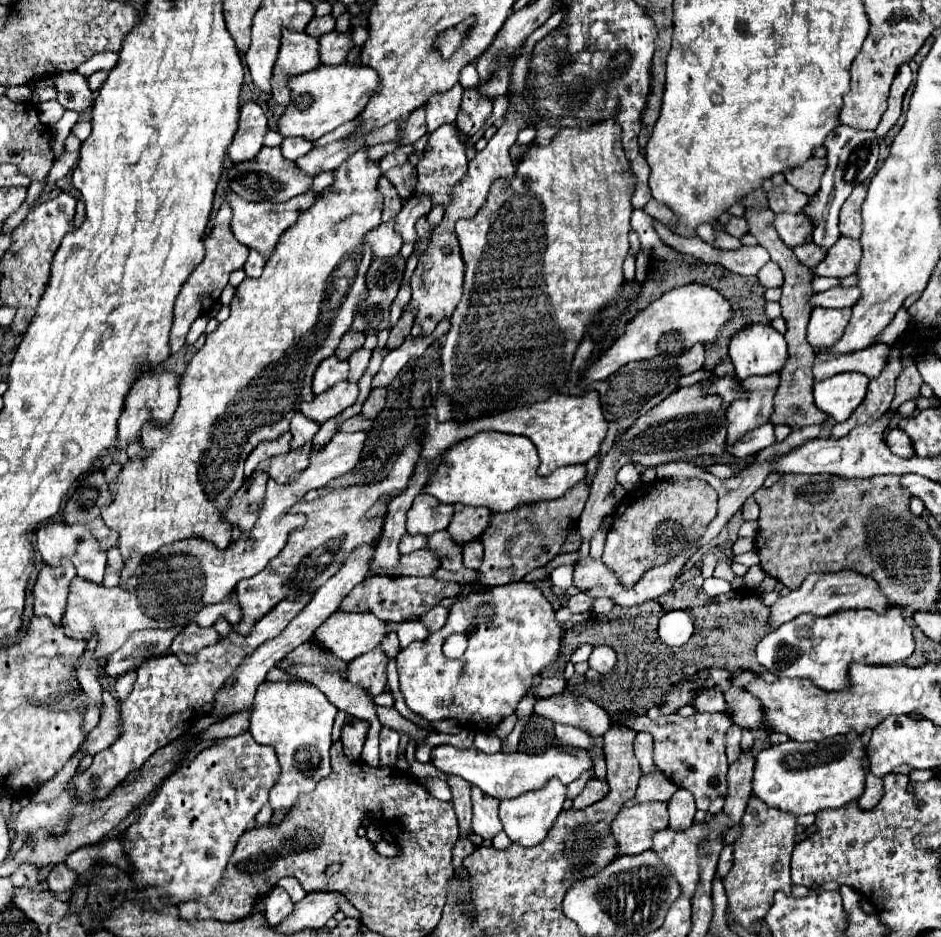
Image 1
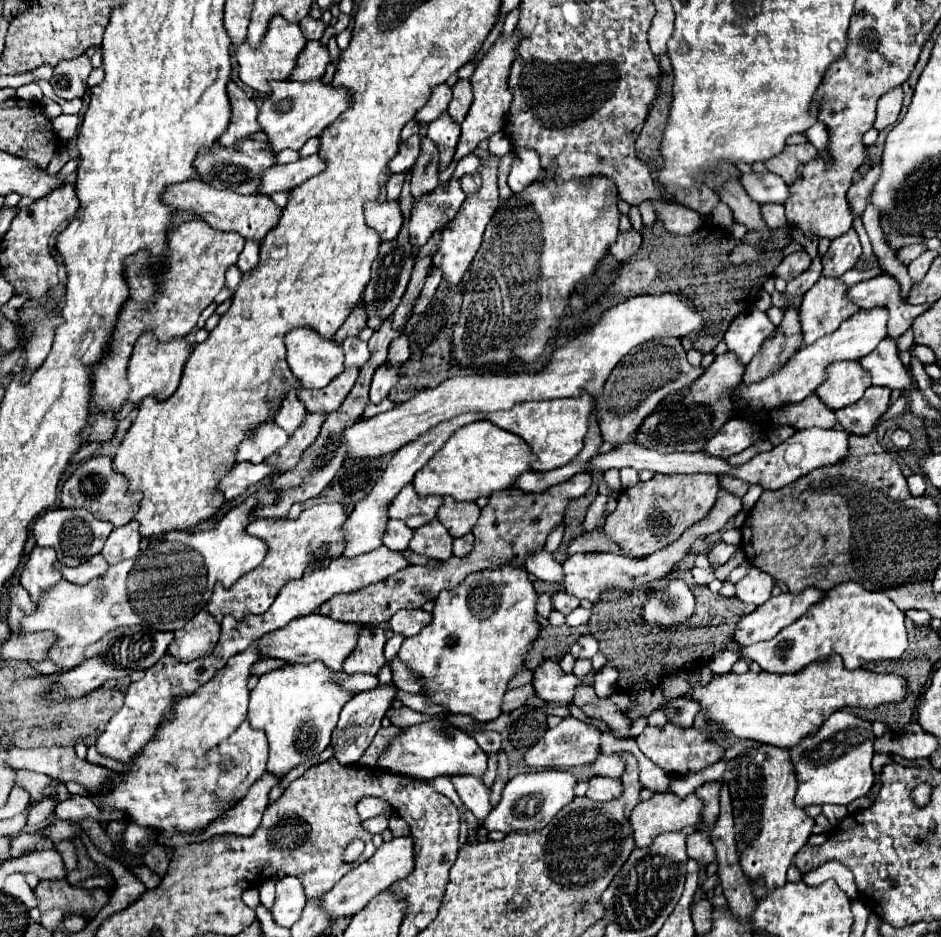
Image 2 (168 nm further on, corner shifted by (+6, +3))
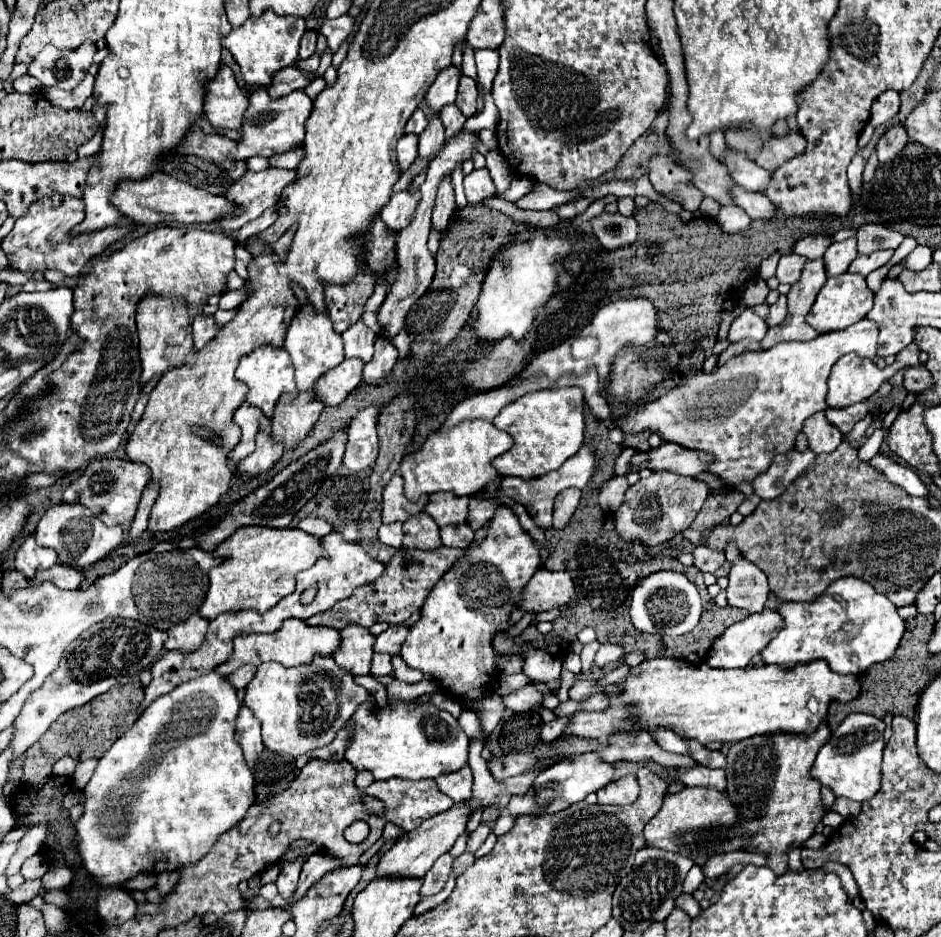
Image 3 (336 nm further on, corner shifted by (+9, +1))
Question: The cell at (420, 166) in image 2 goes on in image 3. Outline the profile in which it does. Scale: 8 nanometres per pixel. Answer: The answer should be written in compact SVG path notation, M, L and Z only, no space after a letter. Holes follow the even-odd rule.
M433 115L425 131L419 135L419 155L431 159L443 149L443 143L445 143L443 123L439 123L439 115Z

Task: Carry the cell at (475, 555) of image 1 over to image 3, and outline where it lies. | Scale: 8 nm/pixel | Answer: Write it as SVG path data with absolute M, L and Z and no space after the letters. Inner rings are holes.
M459 523L459 525L447 525L441 527L441 541L447 547L459 547L459 549L467 549L473 541L475 533L467 523Z

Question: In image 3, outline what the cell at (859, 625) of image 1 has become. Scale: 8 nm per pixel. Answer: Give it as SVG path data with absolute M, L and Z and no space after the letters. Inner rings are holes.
M843 577L827 587L819 599L809 603L781 603L777 605L783 617L779 635L761 651L765 663L783 669L823 659L835 673L863 673L873 663L889 659L903 637L905 623L897 615L897 607L875 593L869 583L855 577Z

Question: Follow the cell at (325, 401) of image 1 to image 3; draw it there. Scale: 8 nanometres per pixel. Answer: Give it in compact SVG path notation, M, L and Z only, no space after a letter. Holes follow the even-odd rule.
M345 359L339 367L333 367L315 383L317 399L325 405L339 405L345 397L359 387L363 381L363 361L361 359Z

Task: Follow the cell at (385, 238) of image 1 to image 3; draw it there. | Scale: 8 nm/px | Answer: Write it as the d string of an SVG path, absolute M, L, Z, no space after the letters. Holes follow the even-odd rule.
M411 189L393 193L389 203L381 211L381 219L385 221L385 225L391 231L401 231L411 221L411 215L413 215L419 199L421 199L419 191L411 193Z

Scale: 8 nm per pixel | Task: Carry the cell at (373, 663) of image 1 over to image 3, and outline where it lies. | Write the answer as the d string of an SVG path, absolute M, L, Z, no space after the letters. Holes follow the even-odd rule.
M351 625L341 631L341 645L333 653L333 659L351 675L369 675L375 637L369 629Z

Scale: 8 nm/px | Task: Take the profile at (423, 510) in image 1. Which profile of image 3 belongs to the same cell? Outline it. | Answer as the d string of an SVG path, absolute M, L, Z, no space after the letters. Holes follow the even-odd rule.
M393 475L391 481L385 485L383 491L383 523L395 523L395 521L403 521L409 515L417 515L425 509L427 505L427 495L423 495L417 501L409 501L403 495L403 477L401 475Z

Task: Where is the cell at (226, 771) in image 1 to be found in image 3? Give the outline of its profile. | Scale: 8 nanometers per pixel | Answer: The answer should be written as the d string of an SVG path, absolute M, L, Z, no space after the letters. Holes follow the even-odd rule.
M241 707L239 711L239 725L237 725L237 741L243 747L243 755L245 761L249 765L253 765L257 761L257 755L263 751L263 743L261 743L261 723L259 719L255 719L253 711L249 707Z

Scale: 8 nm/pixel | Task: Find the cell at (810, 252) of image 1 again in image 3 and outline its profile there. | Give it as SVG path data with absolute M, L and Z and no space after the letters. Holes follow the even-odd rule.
M797 253L783 255L781 261L779 261L779 267L777 267L777 279L779 279L779 283L789 283L789 285L793 285L795 281L799 281L805 261L807 261L807 259L801 257L801 255L797 255Z

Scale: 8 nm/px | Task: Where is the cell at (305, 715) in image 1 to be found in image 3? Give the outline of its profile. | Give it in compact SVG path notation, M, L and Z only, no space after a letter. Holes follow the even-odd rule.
M315 655L307 667L283 667L281 663L261 663L255 677L245 687L245 705L263 725L263 743L279 755L299 757L311 749L331 743L337 731L349 721L357 705L369 699L367 689L353 681L333 657Z

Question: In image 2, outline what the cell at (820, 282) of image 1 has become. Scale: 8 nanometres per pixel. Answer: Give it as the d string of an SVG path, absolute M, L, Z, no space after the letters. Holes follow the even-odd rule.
M876 266L874 267L874 269L868 269L868 270L852 269L844 273L844 275L840 277L840 279L845 284L850 286L860 281L867 280L877 275L880 275L882 273L883 273L883 269L880 266Z

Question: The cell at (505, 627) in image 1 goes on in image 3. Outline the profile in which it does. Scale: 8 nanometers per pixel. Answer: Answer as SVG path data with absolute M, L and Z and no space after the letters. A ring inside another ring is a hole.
M499 505L487 525L487 537L481 543L473 543L461 559L435 583L431 589L425 605L421 607L421 619L409 627L409 635L401 647L403 661L419 669L421 673L431 673L437 677L441 689L461 703L481 699L487 689L495 687L497 669L495 669L495 649L491 645L493 629L499 623L509 621L509 613L515 609L517 601L521 599L523 587L529 583L533 573L541 563L541 549L533 543L529 533L519 525L517 515L513 509Z

